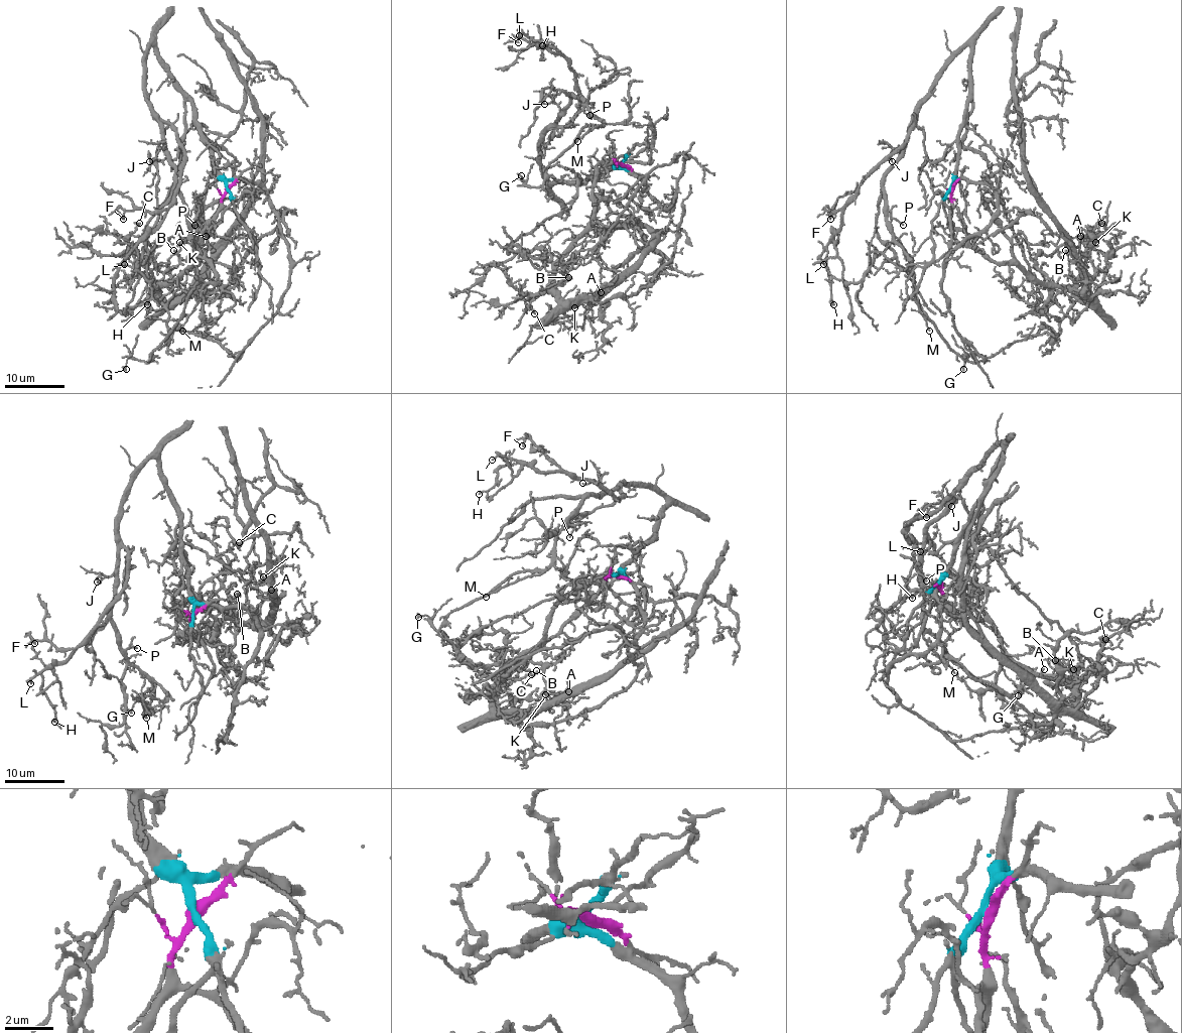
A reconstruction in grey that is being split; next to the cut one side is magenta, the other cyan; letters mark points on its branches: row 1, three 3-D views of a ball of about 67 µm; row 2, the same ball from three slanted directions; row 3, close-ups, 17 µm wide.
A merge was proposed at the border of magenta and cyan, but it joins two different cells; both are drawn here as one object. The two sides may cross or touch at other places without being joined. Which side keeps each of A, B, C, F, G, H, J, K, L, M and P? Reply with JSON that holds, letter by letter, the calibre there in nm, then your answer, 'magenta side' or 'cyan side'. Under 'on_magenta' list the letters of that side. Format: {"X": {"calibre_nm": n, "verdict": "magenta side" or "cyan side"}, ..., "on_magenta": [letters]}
{"A": {"calibre_nm": 110, "verdict": "magenta side"}, "B": {"calibre_nm": 150, "verdict": "magenta side"}, "C": {"calibre_nm": 90, "verdict": "magenta side"}, "F": {"calibre_nm": 130, "verdict": "cyan side"}, "G": {"calibre_nm": 130, "verdict": "cyan side"}, "H": {"calibre_nm": 130, "verdict": "cyan side"}, "J": {"calibre_nm": 80, "verdict": "cyan side"}, "K": {"calibre_nm": 120, "verdict": "magenta side"}, "L": {"calibre_nm": 90, "verdict": "cyan side"}, "M": {"calibre_nm": 110, "verdict": "cyan side"}, "P": {"calibre_nm": 120, "verdict": "cyan side"}, "on_magenta": ["A", "B", "C", "K"]}

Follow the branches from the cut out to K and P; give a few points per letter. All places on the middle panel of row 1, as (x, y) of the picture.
K: (622, 163), (597, 166), (594, 224), (554, 276), (554, 289), (561, 297), (590, 306), (592, 301), (573, 307)
P: (622, 163), (600, 169), (590, 178), (546, 179), (540, 138), (572, 96), (592, 106), (590, 115)

